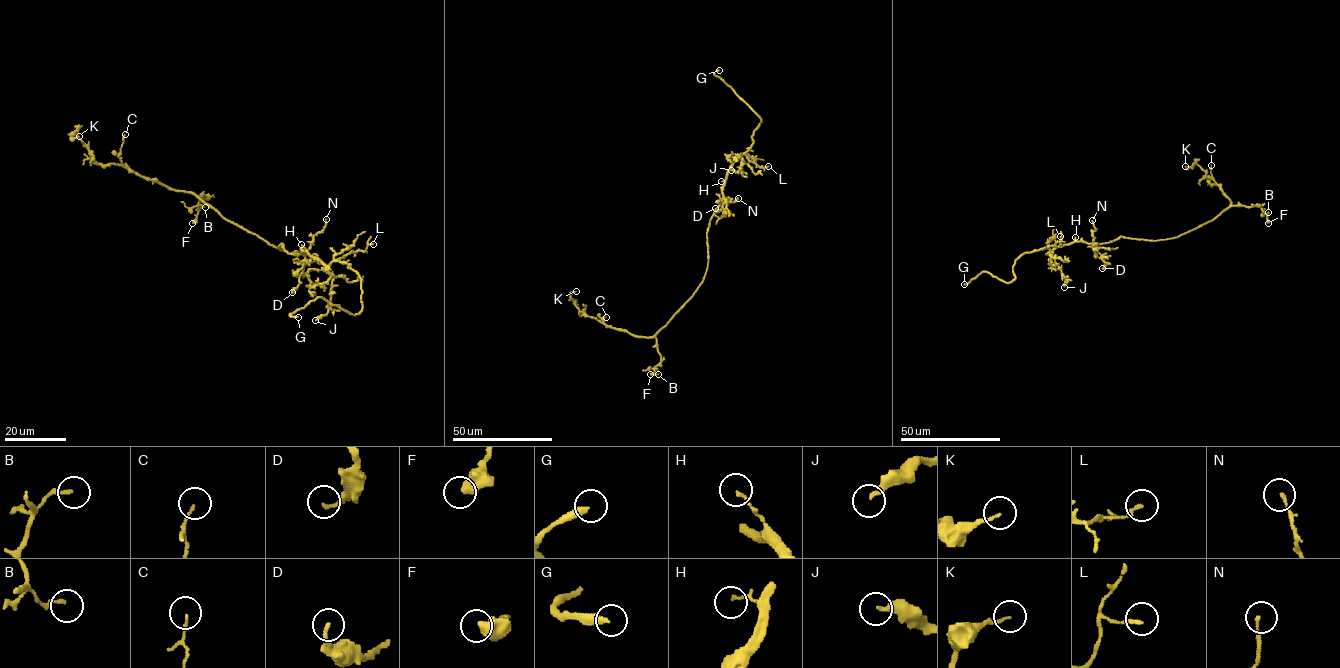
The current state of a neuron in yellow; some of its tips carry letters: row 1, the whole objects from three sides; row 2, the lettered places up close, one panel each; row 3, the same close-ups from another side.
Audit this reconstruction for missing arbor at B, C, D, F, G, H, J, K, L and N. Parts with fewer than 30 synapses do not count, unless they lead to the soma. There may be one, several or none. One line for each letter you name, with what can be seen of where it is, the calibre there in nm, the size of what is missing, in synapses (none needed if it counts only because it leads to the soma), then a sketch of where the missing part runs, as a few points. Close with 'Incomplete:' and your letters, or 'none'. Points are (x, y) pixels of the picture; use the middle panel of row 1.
G: place (719, 70); calibre 320 nm
Incomplete: G

